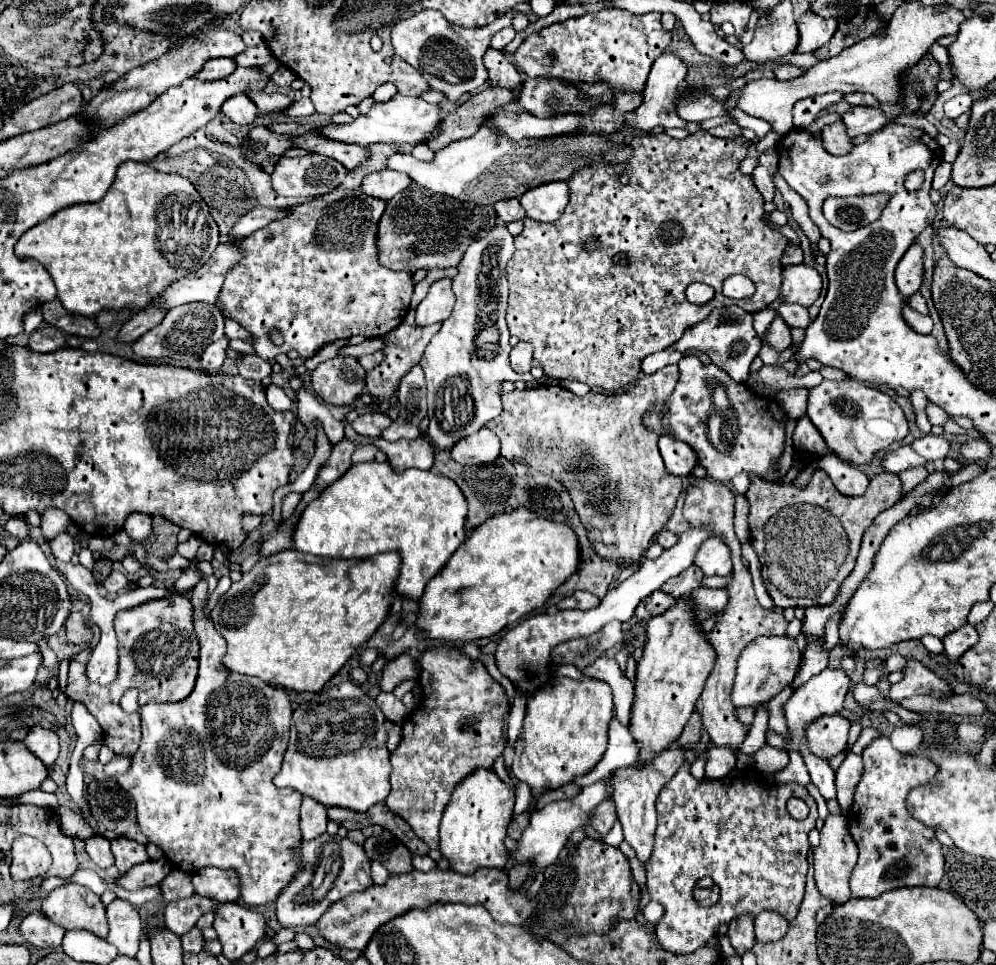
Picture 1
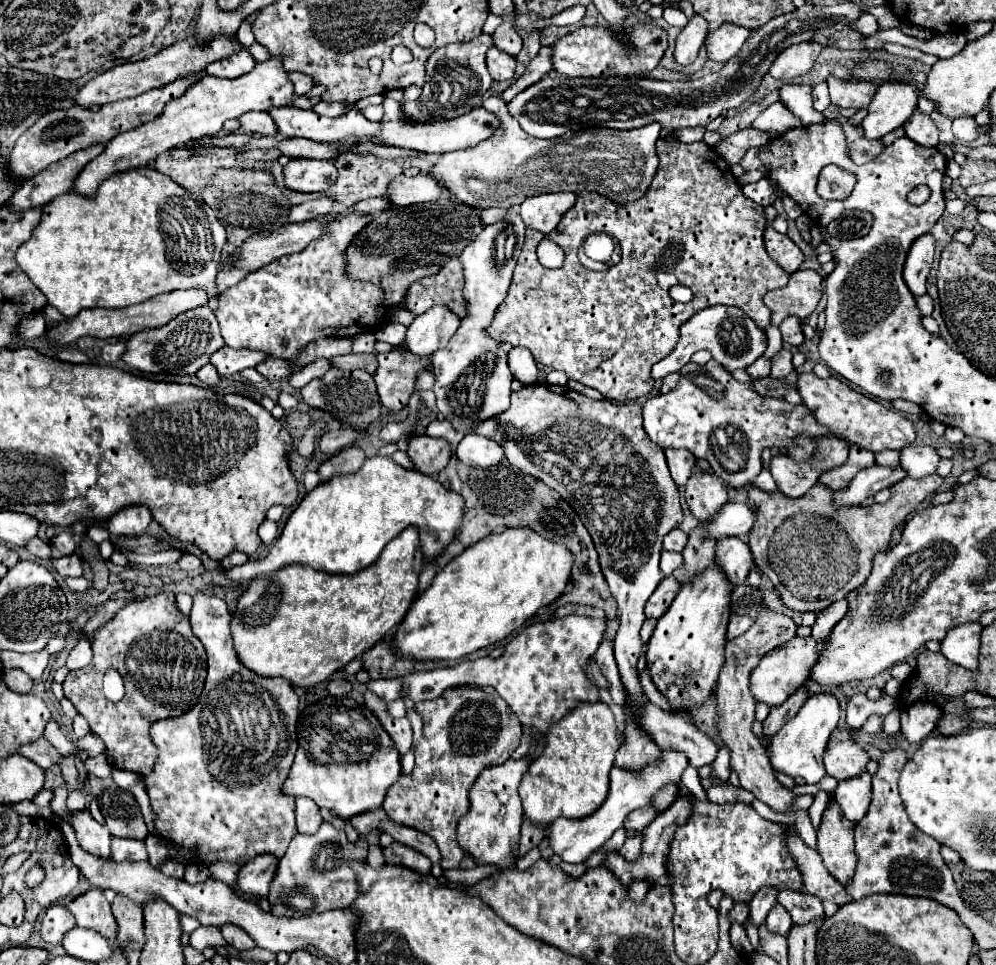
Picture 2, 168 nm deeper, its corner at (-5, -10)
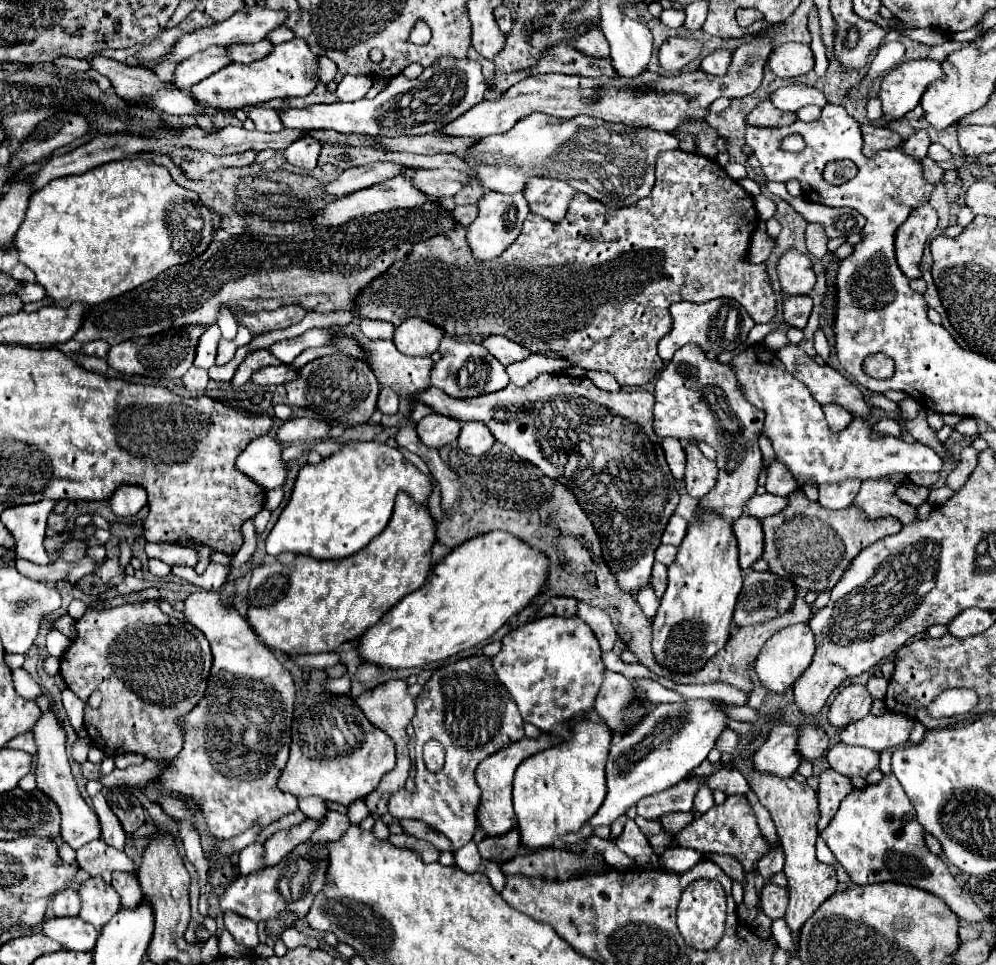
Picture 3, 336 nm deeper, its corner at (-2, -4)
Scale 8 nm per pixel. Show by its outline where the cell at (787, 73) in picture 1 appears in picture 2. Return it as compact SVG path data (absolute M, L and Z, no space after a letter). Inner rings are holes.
M786 84L780 88L780 100L784 106L794 112L804 126L822 122L824 114L816 112L812 106L812 86L808 84Z

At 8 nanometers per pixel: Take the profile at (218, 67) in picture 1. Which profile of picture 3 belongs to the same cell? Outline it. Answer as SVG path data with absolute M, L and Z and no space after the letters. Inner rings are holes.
M261 40L257 44L245 44L245 46L235 46L229 50L229 56L231 56L231 62L237 62L237 64L249 64L249 62L255 62L263 56L267 56L271 52L273 44L267 42L267 40Z

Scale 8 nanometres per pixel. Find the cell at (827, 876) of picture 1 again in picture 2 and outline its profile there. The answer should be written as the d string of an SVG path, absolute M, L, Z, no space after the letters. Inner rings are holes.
M830 798L820 820L818 852L830 874L846 884L846 878L850 878L858 860L854 854L854 824L844 818L834 798Z

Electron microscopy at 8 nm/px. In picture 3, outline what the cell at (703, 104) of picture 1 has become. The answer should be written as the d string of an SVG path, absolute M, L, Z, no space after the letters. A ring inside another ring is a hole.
M785 24L769 26L763 32L751 36L751 42L745 42L735 48L733 60L727 68L725 76L707 76L703 70L661 76L657 72L645 70L637 78L621 78L621 76L567 76L567 74L533 74L507 92L503 92L497 100L483 100L469 108L463 116L447 124L443 130L435 134L443 136L459 136L459 138L483 138L493 134L503 134L515 126L517 120L529 116L533 112L543 112L547 116L567 120L575 116L593 116L605 122L625 124L625 126L649 126L661 132L673 132L685 120L705 120L709 114L709 106L717 98L743 98L753 94L761 80L763 68L769 60L769 54L775 48L775 38L771 32L783 34Z

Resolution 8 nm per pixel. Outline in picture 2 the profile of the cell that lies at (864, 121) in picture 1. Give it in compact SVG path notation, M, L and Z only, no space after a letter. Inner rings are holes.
M884 82L878 86L878 92L874 100L868 106L868 116L862 122L862 128L866 132L866 138L882 138L894 128L902 126L918 108L918 88L914 82Z

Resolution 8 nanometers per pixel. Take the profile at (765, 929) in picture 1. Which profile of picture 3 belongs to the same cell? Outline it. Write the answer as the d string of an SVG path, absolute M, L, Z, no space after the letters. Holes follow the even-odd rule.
M767 882L763 892L761 892L761 908L763 912L775 920L775 918L783 918L785 910L787 910L787 902L789 902L789 894L785 888L779 888L773 882Z

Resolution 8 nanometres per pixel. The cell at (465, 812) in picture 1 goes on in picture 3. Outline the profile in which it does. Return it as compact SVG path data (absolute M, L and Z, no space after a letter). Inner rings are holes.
M541 734L539 738L535 740L529 740L529 738L521 738L519 742L513 742L511 746L499 750L497 754L489 756L487 760L483 760L479 766L477 766L477 772L475 772L475 780L477 780L477 786L481 788L481 800L479 800L479 806L477 806L477 826L481 826L481 830L485 832L485 836L503 836L505 832L509 832L511 828L515 828L515 812L513 812L513 802L511 802L511 784L513 784L513 774L517 770L517 766L537 754L539 750L545 750L545 748L551 748L553 746L553 738L549 734Z

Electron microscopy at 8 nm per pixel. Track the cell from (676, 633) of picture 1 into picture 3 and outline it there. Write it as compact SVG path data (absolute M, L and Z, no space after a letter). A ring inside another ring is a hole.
M703 516L697 520L697 524L691 524L687 530L685 540L679 546L679 554L675 562L669 566L669 584L661 598L659 610L653 618L653 640L651 650L655 656L655 662L659 662L661 668L667 668L667 672L679 672L679 674L691 674L699 672L715 656L725 642L729 640L729 626L733 618L733 608L741 590L741 568L737 562L737 544L735 536L731 534L731 522L713 516Z

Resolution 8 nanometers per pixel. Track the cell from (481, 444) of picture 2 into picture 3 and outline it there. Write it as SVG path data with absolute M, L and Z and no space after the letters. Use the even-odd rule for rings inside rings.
M467 422L467 424L463 424L457 442L459 442L459 448L465 454L483 456L485 452L491 450L491 446L495 444L495 438L493 438L493 434L489 432L489 428L485 424Z

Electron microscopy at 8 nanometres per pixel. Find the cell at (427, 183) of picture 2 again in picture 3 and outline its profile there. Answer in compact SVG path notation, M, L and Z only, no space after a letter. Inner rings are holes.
M451 168L417 170L411 182L415 184L415 188L419 188L419 192L425 192L425 196L443 198L457 194L469 182L469 176Z

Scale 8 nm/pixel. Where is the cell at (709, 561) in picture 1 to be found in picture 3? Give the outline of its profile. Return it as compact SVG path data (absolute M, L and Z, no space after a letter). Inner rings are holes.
M741 516L739 520L733 522L733 534L737 538L737 548L739 548L739 566L741 570L747 570L763 552L761 520L751 516Z

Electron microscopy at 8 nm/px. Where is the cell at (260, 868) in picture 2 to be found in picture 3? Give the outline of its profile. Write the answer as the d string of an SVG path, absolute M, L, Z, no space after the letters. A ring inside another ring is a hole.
M305 820L299 826L293 826L289 830L279 830L277 834L273 834L267 842L265 842L265 852L263 852L263 864L267 866L275 866L279 864L279 860L283 856L287 856L297 844L301 844L303 840L309 840L311 832L319 826L317 820Z

